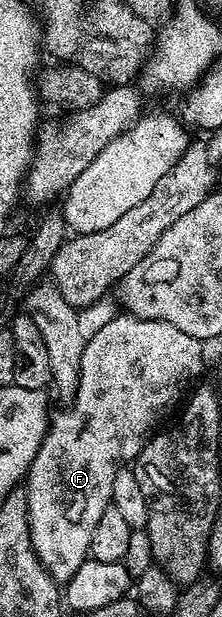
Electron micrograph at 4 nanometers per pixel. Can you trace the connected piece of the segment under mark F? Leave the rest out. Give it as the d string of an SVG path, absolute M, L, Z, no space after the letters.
M125 313L115 314L114 319L108 321L108 325L104 325L104 329L100 329L100 333L96 333L92 338L87 339L84 357L80 361L80 381L73 400L69 405L63 406L66 408L59 415L57 412L51 418L50 429L47 431L24 480L32 549L40 561L40 565L44 565L44 569L54 578L55 583L64 585L72 577L72 573L76 573L76 569L80 569L80 565L86 563L90 553L90 546L92 545L92 532L96 529L96 521L100 521L100 513L104 513L104 509L111 506L112 481L114 480L115 471L119 470L121 464L118 462L121 459L137 460L139 453L142 452L143 445L151 438L152 432L155 430L154 422L157 421L158 415L172 410L178 402L179 406L183 402L184 396L191 390L192 385L201 380L198 378L202 375L202 347L204 347L203 340L188 337L188 333L184 333L181 329L176 329L176 325L168 325L168 321L141 319L135 315Z

